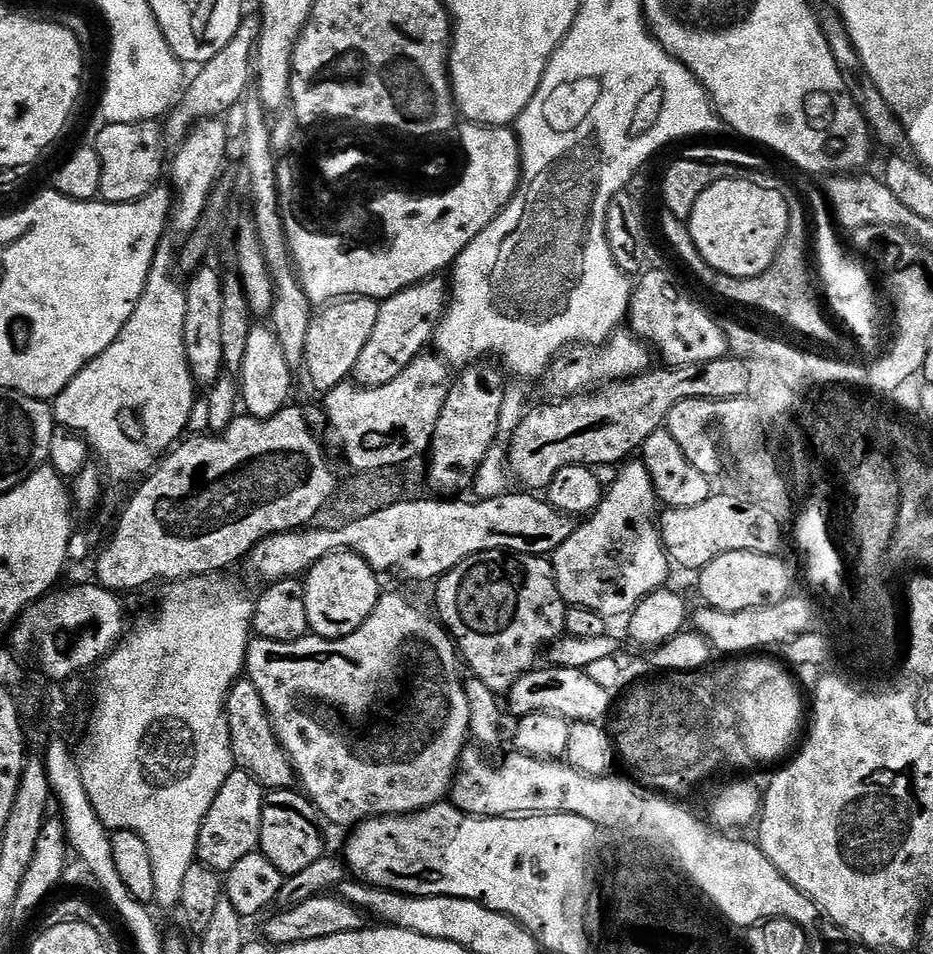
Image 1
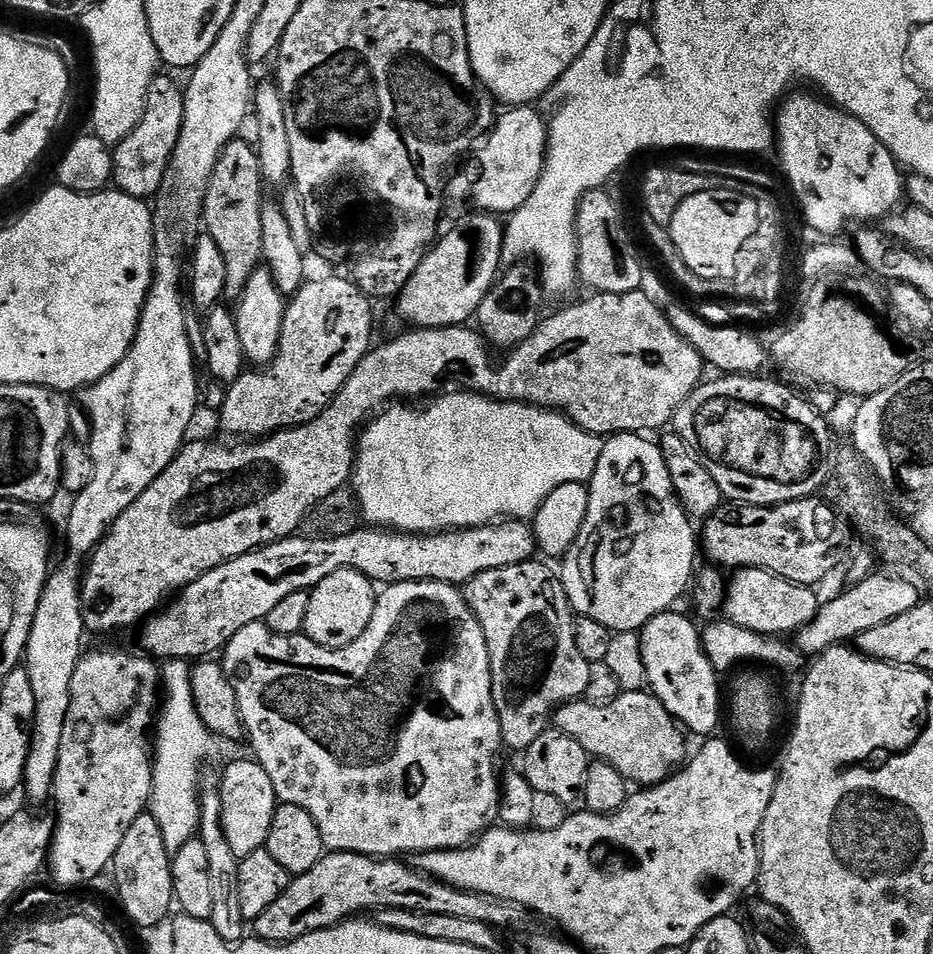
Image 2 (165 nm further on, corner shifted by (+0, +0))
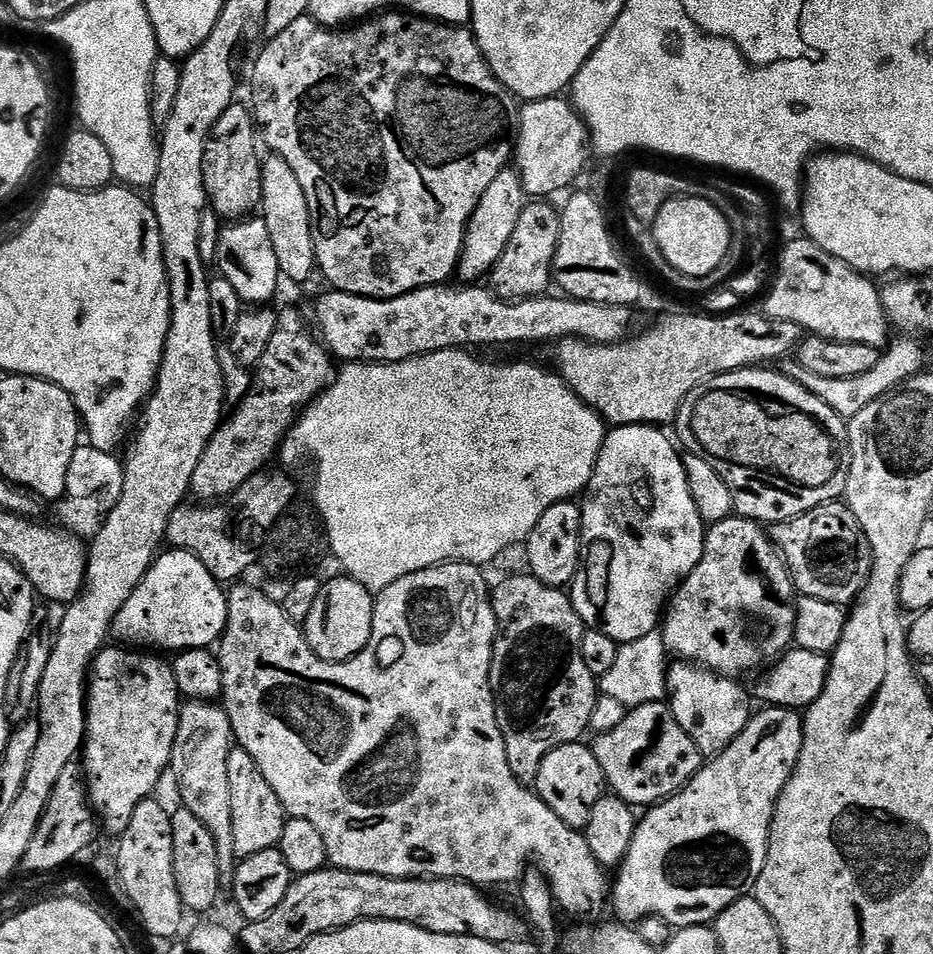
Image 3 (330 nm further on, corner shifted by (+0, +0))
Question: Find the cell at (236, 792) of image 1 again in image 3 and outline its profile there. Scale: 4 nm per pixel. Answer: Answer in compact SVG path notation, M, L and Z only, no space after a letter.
M239 746L233 747L230 754L230 794L234 806L234 842L237 857L243 858L262 854L262 850L270 850L279 845L286 813L282 802L278 802L278 794L270 790L270 782L262 778L262 770L258 770L258 762L246 754Z

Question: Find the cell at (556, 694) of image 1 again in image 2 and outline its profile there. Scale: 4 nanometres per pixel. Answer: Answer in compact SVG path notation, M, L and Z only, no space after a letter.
M648 690L621 691L620 696L610 702L610 706L594 706L587 698L563 704L554 713L554 728L555 731L565 732L567 736L574 738L578 746L588 751L589 757L614 766L618 774L622 774L625 780L636 786L651 786L667 780L685 763L689 755L688 744L684 741L685 729L668 713L666 706L662 706L660 699Z

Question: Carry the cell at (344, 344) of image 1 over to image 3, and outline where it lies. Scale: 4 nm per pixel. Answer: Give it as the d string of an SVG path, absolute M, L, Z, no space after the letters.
M288 308L279 313L279 320L270 344L261 360L252 372L252 386L243 400L235 405L236 413L229 415L221 423L220 428L210 438L206 450L202 454L202 462L198 462L194 470L194 478L190 489L191 495L197 496L200 502L223 502L247 482L250 477L261 475L264 468L273 459L277 459L278 453L288 435L292 431L292 425L300 419L302 413L309 404L320 397L334 379L334 357L323 343L318 339L317 333L313 331L306 321L300 317L296 308Z

